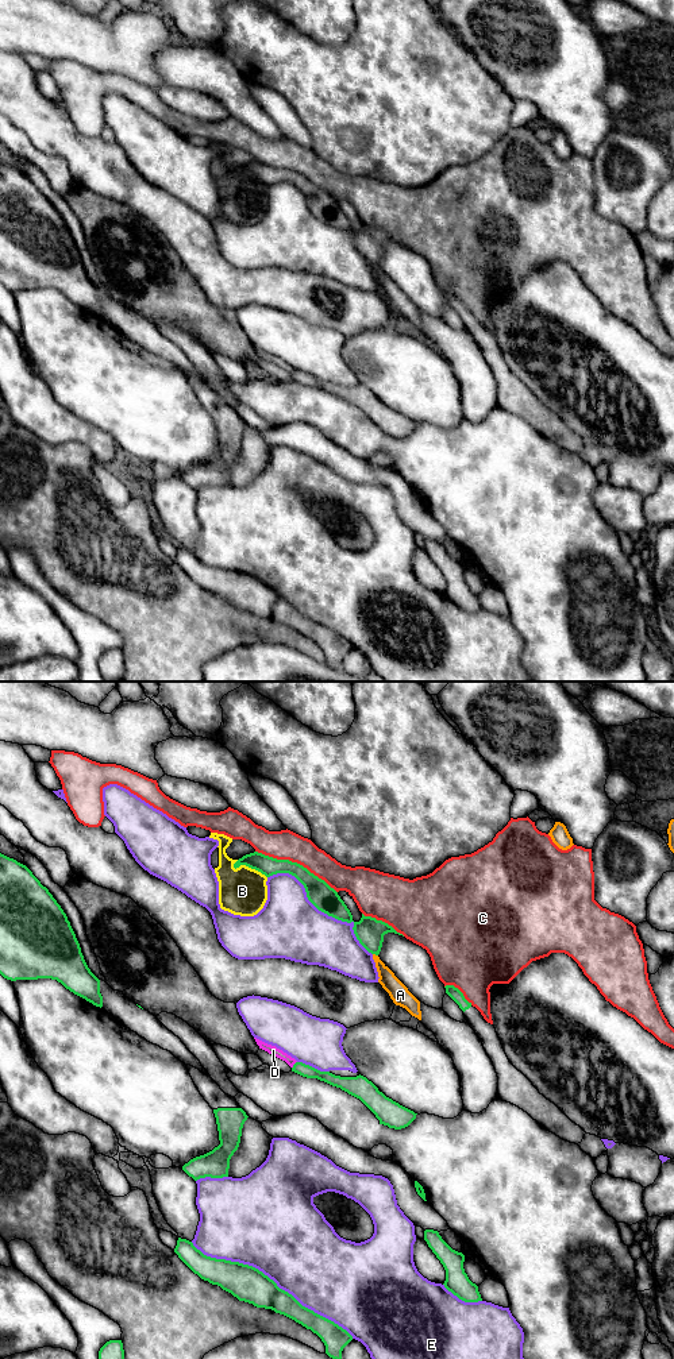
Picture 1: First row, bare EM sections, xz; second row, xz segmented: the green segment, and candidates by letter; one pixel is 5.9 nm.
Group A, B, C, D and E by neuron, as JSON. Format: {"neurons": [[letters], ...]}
{"neurons": [["A"], ["B", "D"], ["C"], ["E"]]}

